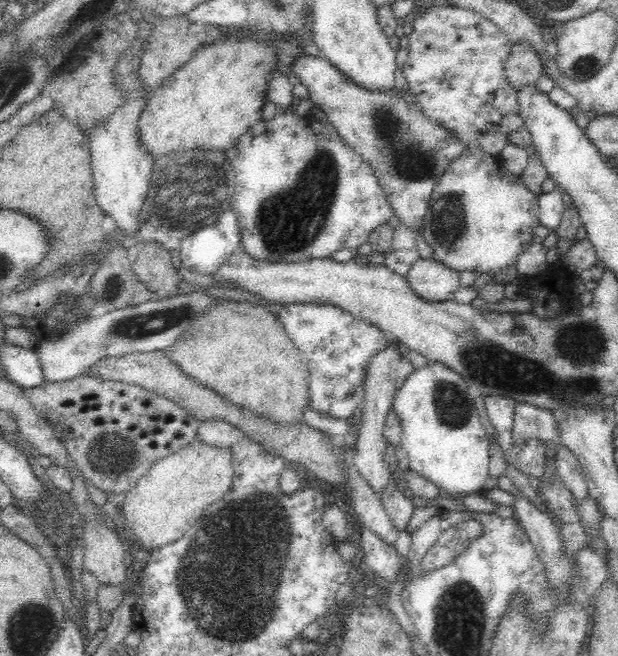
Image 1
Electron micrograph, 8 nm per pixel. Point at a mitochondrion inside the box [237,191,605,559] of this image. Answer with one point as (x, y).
(453, 406)

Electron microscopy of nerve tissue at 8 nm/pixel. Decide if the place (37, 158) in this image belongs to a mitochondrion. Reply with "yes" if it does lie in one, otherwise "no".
no

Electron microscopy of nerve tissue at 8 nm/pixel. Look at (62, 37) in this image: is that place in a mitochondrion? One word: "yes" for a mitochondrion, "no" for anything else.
yes

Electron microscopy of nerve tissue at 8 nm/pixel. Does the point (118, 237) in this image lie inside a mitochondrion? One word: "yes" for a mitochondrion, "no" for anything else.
no

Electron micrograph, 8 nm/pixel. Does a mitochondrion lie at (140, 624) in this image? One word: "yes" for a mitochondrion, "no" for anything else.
no

